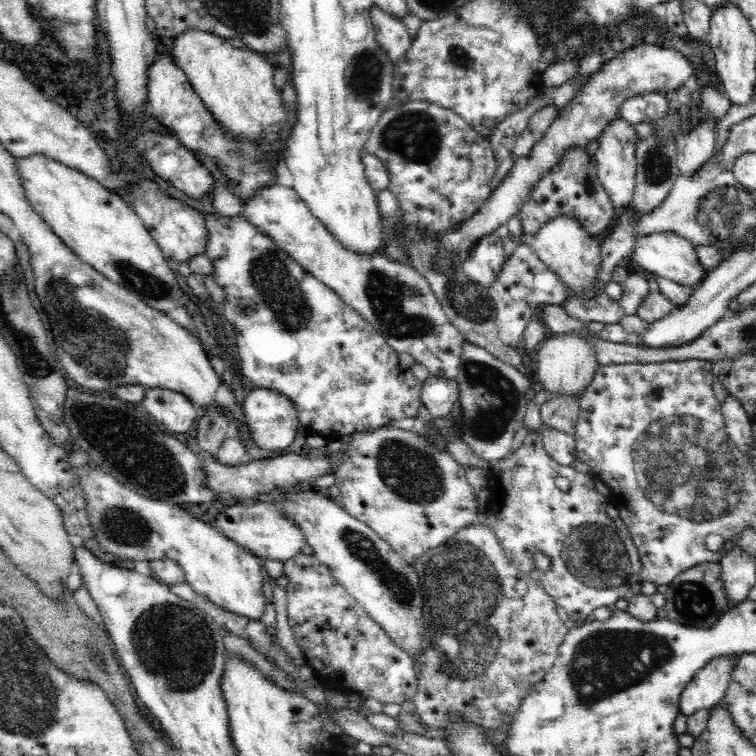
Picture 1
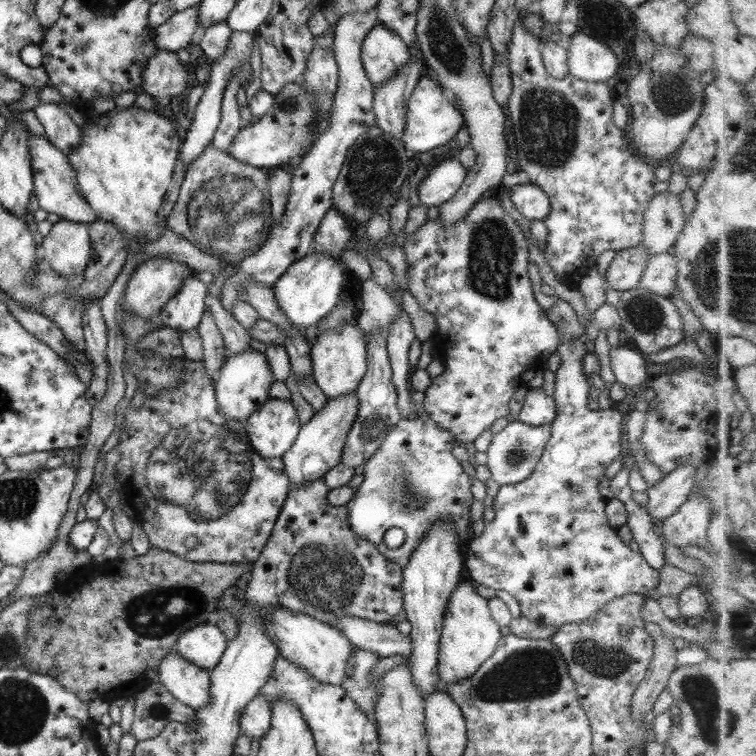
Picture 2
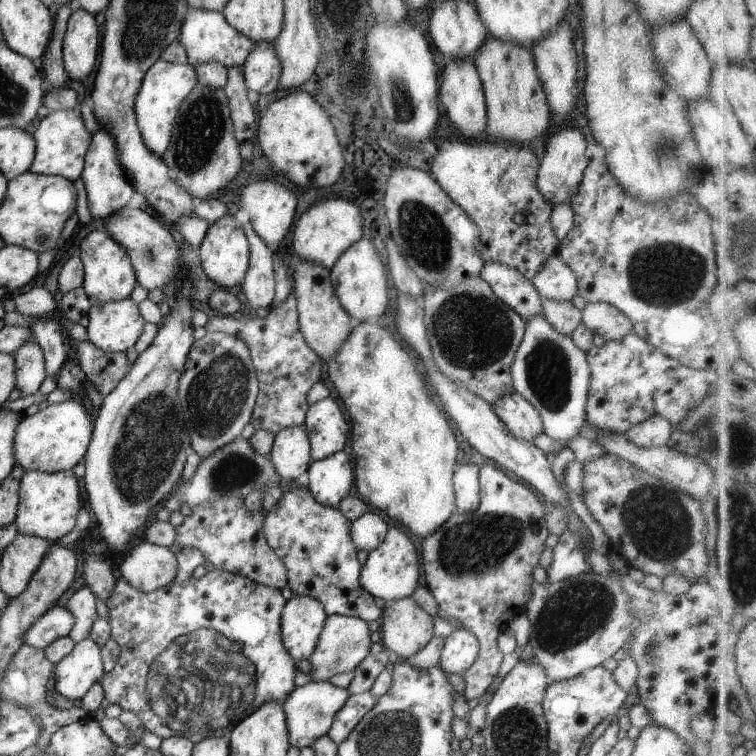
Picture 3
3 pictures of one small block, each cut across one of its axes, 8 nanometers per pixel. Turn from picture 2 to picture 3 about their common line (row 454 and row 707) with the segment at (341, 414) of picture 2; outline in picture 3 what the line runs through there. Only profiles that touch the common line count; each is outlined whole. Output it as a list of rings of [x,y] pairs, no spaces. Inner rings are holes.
[[[308,681],[305,685],[295,687],[282,704],[288,732],[288,743],[295,748],[310,747],[311,743],[326,734],[333,722],[333,715],[349,695],[346,689],[337,688],[329,681]]]

